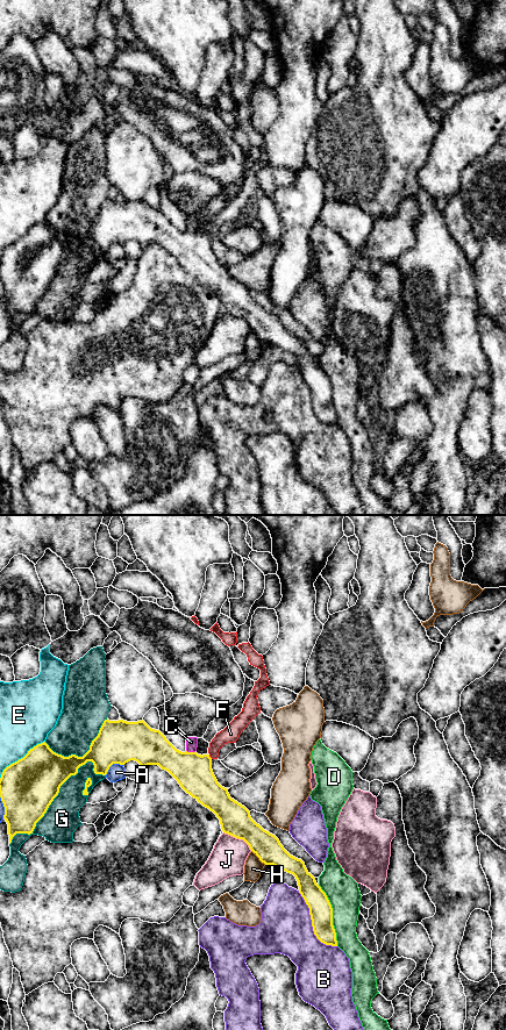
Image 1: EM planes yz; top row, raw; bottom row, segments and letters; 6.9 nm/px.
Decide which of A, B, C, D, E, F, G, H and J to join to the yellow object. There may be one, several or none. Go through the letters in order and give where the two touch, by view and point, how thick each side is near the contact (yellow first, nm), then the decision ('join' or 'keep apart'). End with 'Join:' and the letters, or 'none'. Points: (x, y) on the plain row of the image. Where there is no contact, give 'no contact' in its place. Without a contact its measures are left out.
A: contact yz (112, 243); calibres 300 and 110 nm; keep apart
B: contact yz (312, 403); calibres 160 and 360 nm; keep apart
C: contact yz (191, 231); calibres 260 and 80 nm; keep apart
D: contact yz (332, 394); calibres 160 and 220 nm; keep apart
E: contact yz (21, 237); calibres 380 and 360 nm; keep apart
F: contact yz (209, 236); calibres 260 and 120 nm; keep apart
G: contact yz (57, 273); calibres 380 and 240 nm; keep apart
H: contact yz (258, 336); calibres 190 and 130 nm; keep apart
J: contact yz (239, 317); calibres 220 and 240 nm; keep apart
Join: none

